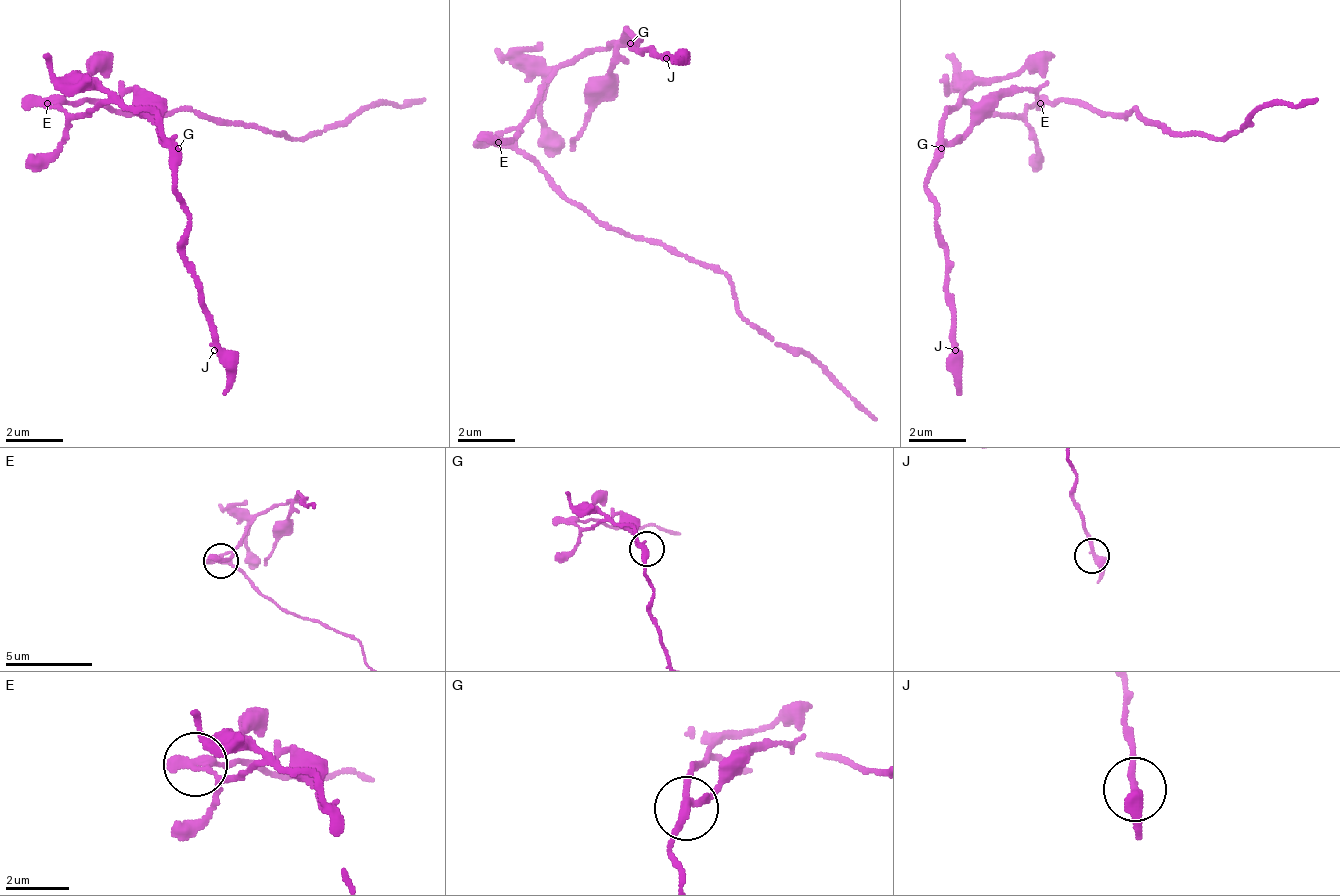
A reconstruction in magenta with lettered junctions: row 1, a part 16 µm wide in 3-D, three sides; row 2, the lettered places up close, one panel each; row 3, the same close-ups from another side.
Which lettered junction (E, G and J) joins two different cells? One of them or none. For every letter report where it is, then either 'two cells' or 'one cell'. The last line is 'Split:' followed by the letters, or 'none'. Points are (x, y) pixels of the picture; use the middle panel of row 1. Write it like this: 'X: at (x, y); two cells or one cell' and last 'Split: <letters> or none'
E: at (498, 142); two cells
G: at (630, 43); one cell
J: at (666, 58); one cell
Split: E

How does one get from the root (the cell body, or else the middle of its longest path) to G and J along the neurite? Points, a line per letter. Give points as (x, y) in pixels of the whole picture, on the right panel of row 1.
G: (1049, 105), (1027, 105), (1020, 112), (977, 112), (970, 105), (955, 105), (941, 119), (941, 148)
J: (1049, 105), (1020, 112), (955, 105), (941, 119), (926, 198), (934, 205), (934, 234), (948, 249), (955, 350)

